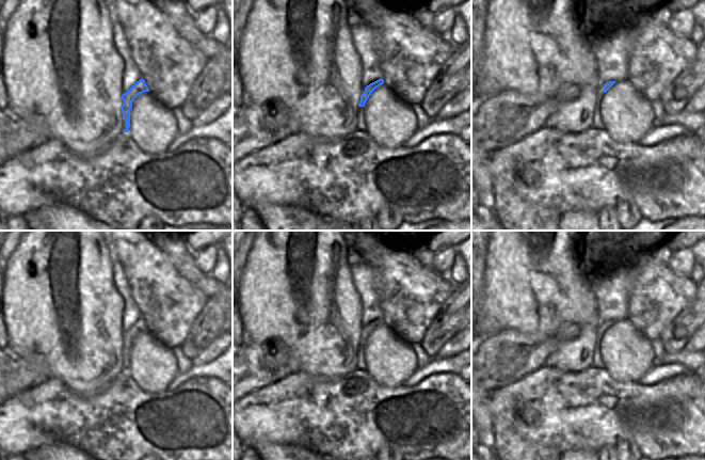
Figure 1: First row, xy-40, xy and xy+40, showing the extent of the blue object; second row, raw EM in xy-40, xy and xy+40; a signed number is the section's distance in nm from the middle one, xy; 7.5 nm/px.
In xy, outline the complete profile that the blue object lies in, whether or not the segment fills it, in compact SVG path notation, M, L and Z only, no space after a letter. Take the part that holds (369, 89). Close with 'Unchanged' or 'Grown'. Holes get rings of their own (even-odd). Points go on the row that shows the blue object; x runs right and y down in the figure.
M379 79L372 83L370 83L369 85L367 85L365 88L365 93L360 95L360 101L358 104L358 107L365 107L365 104L367 101L367 99L369 98L369 96L371 95L371 93L379 88L380 85L382 85L384 83L383 79Z. Unchanged.

